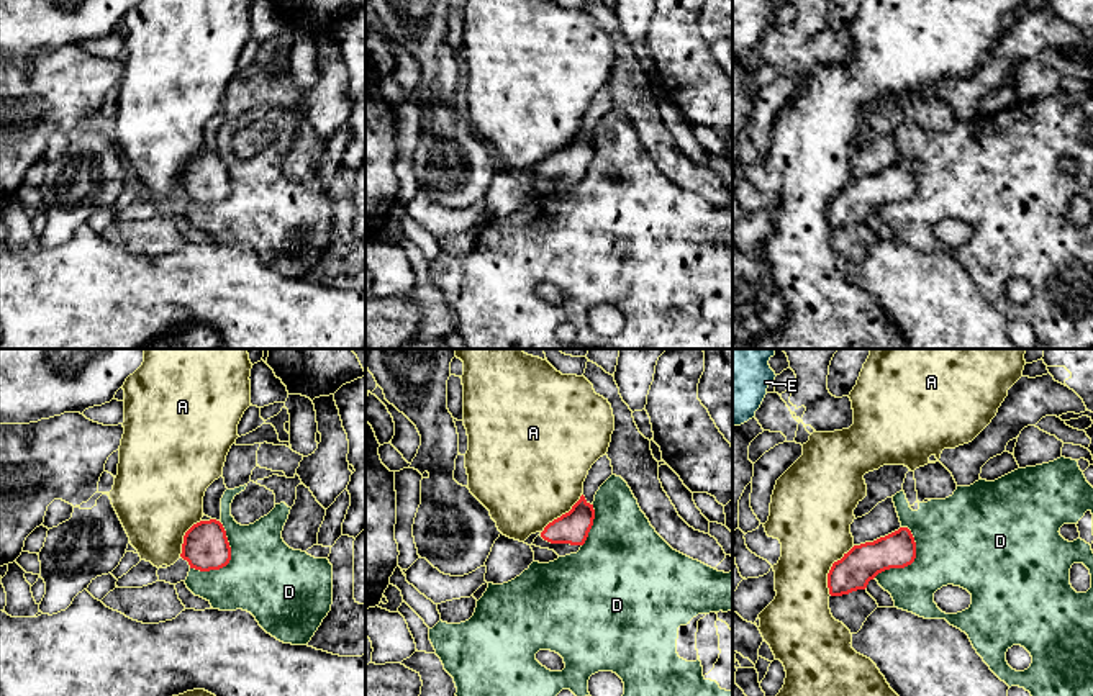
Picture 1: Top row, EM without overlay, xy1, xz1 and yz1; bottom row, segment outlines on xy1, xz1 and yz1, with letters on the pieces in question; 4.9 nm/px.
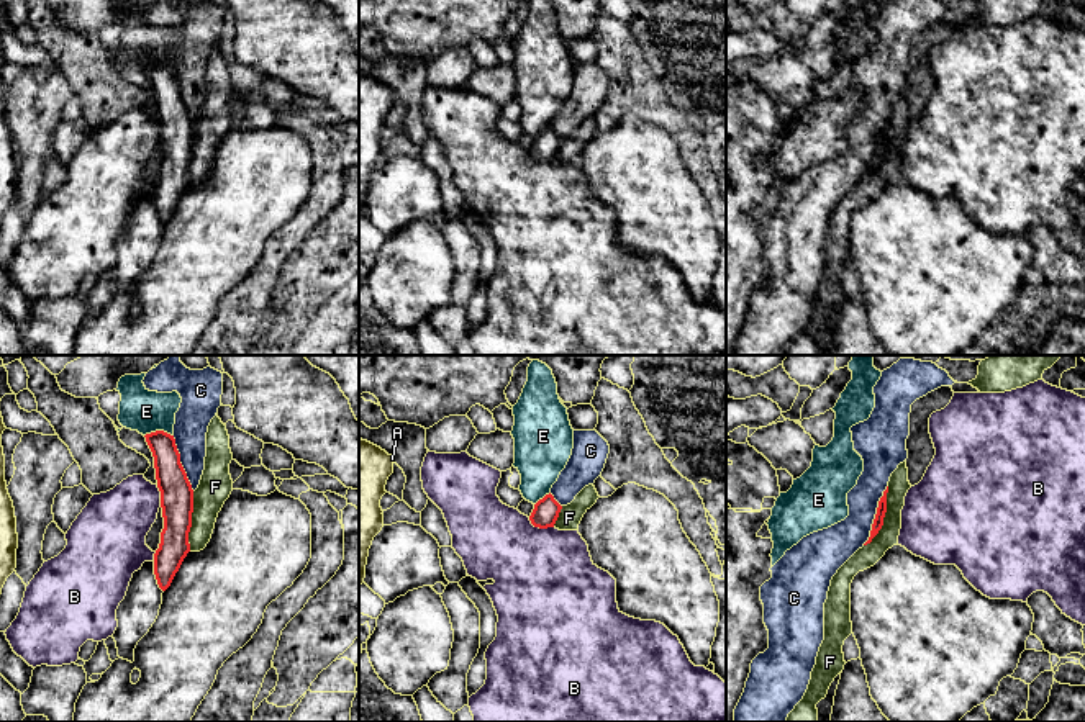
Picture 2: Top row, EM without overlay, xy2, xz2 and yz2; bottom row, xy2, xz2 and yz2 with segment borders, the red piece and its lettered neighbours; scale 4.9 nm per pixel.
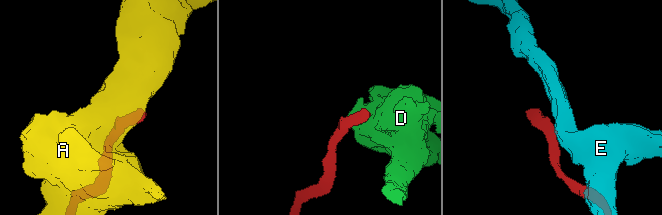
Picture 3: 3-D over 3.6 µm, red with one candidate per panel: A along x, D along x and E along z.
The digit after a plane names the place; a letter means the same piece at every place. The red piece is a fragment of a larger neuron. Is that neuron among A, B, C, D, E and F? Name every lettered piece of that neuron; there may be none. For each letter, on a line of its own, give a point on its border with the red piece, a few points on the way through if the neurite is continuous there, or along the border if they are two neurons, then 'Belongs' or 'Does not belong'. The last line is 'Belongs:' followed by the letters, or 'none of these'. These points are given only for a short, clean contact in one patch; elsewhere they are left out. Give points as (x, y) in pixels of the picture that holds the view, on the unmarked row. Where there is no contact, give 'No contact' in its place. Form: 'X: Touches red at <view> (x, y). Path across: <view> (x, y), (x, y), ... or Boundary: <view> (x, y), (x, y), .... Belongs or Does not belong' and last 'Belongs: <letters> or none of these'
A: Touches red at yz1 (831, 202). Does not belong
B: Touches red at xz2 (540, 161). Does not belong
C: Touches red at yz2 (876, 148). Does not belong
D: Touches red at xy1 (228, 195). Does not belong
E: Touches red at xy2 (158, 64). Does not belong
F: Touches red at yz2 (884, 149). Boundary: yz2 (889, 120), (884, 157), (864, 179). Does not belong
Belongs: none of these

